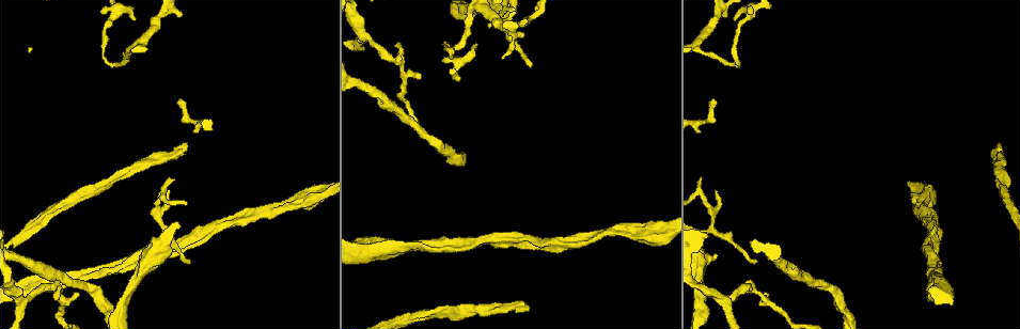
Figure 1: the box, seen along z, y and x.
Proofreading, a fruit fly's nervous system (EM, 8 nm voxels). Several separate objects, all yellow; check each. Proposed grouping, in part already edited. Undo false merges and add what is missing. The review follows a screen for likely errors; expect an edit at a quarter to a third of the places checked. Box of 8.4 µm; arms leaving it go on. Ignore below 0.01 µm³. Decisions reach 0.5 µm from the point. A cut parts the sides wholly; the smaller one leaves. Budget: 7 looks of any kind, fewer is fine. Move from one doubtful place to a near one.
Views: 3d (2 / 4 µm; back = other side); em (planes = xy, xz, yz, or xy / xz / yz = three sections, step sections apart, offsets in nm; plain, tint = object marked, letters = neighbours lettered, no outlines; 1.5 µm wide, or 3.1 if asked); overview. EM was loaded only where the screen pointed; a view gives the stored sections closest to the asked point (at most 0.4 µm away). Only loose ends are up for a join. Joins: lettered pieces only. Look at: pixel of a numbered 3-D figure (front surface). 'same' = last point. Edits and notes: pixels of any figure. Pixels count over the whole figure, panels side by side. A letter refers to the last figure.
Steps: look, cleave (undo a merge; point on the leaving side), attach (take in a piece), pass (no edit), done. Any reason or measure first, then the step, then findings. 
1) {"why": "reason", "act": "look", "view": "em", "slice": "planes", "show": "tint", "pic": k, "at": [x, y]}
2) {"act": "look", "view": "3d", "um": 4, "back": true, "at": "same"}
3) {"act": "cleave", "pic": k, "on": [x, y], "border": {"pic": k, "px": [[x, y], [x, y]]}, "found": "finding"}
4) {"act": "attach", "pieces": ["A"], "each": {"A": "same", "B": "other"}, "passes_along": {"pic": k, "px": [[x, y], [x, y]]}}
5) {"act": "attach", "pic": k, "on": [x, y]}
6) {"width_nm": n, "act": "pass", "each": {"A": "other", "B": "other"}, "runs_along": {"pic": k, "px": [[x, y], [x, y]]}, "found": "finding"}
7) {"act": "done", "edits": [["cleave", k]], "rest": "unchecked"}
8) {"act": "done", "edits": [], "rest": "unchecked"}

{"why": "thick turns thin", "act": "look", "view": "em", "slice": "yz", "step": 4, "show": "letters", "pic": 1, "at": [412, 244]}

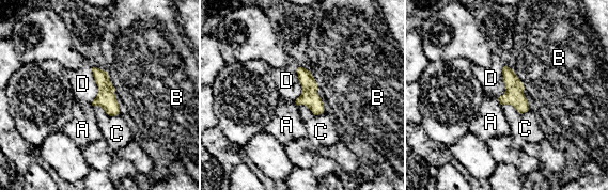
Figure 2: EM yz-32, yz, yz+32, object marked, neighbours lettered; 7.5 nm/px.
{"act": "pass", "each": {"A": "other", "B": "other", "C": "other", "D": "other"}, "border": {"pic": 2, "px": [[93, 67], [97, 95], [91, 104]]}, "found": "all the same neuron"}

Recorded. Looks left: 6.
{"why": "tapers out", "act": "look", "view": "em", "slice": "xz", "step": 4, "show": "letters", "pic": 1, "at": [752, 260]}

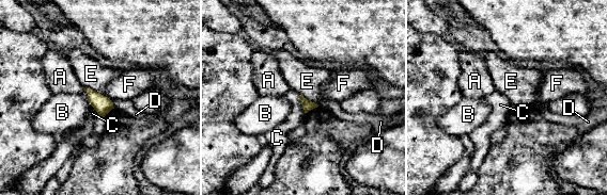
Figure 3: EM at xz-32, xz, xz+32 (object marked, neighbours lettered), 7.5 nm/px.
{"act": "look", "view": "em", "slice": "yz", "step": 8, "show": "letters", "at": "same"}

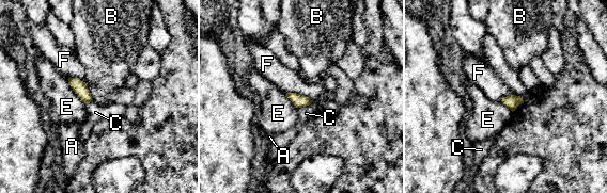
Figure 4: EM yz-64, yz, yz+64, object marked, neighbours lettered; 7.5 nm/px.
{"longest_contact_nm": ["E", 240], "act": "pass", "each": {"A": "other", "B": "other", "C": "other", "E": "other", "F": "other"}, "border": {"pic": 4, "px": [[285, 94], [299, 93], [312, 101]]}, "found": "no lettered piece goes on from it"}

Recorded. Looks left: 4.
{"why": "branch stops here", "act": "look", "view": "em", "slice": "planes", "show": "letters", "pic": 1, "at": [187, 142]}

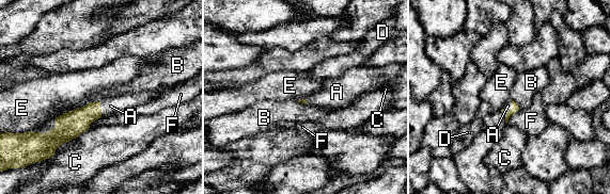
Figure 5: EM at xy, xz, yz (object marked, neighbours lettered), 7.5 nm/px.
{"act": "attach", "pieces": ["A"], "each": {"A": "same", "B": "other", "C": "other", "D": "other", "E": "other", "F": "other"}, "passes_along": {"pic": 5, "px": [[71, 125], [99, 109], [110, 106]]}, "found": "it goes on there"}

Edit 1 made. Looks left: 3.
{"act": "done", "edits": [["attach", 5]], "rest": "unchecked"}

